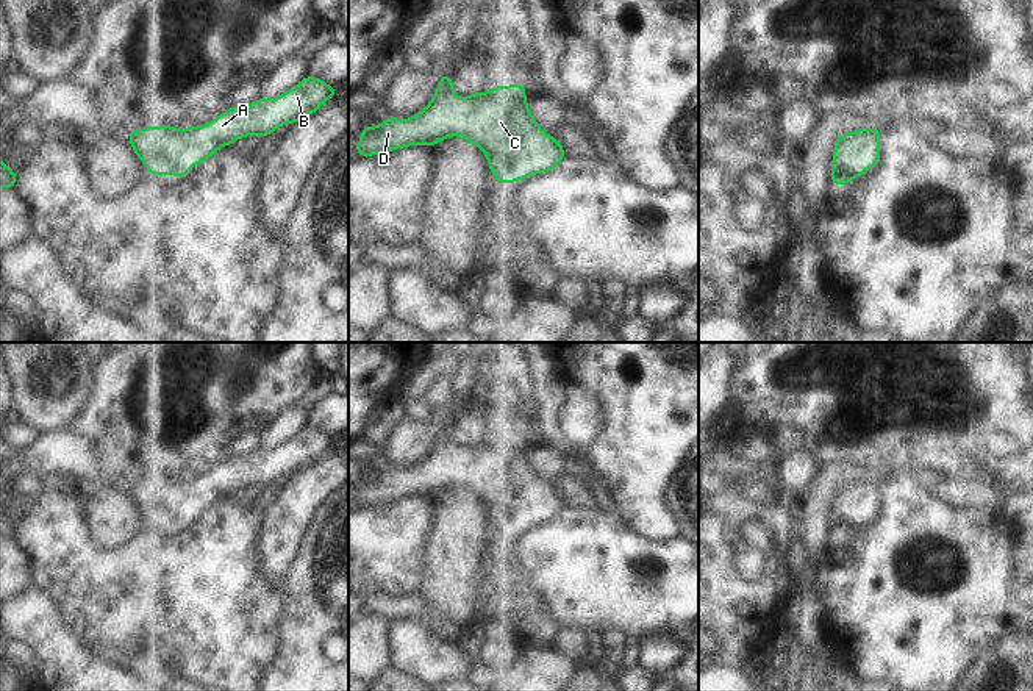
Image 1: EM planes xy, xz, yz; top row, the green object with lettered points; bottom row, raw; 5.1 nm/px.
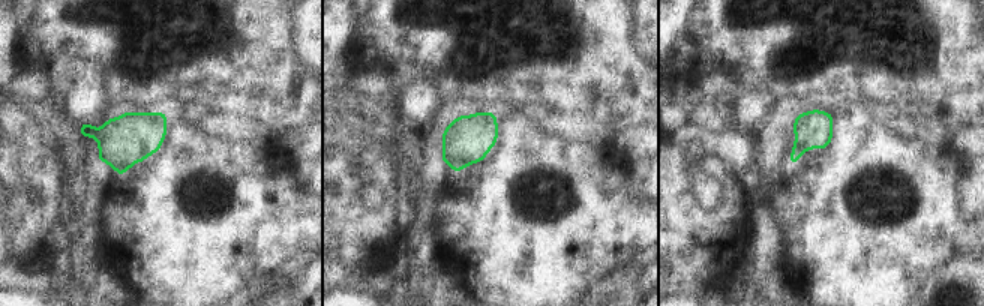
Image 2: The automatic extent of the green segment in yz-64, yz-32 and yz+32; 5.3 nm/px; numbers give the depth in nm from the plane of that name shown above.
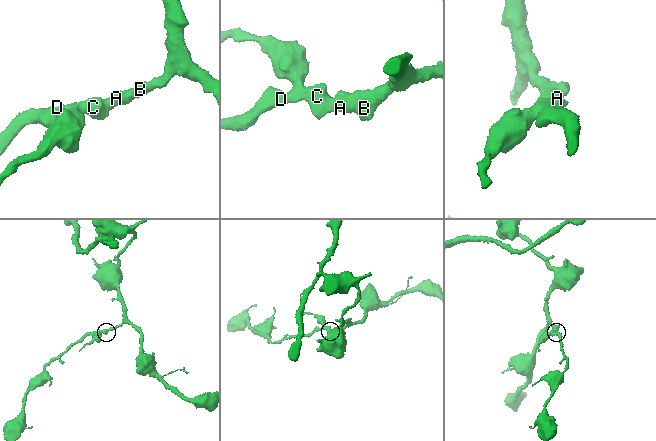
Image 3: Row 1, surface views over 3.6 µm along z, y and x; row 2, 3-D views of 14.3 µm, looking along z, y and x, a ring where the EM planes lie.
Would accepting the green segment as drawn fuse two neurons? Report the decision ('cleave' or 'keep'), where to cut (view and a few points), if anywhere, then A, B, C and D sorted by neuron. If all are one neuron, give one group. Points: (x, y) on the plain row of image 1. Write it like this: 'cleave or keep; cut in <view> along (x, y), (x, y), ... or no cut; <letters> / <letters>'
keep; no cut; A B C D

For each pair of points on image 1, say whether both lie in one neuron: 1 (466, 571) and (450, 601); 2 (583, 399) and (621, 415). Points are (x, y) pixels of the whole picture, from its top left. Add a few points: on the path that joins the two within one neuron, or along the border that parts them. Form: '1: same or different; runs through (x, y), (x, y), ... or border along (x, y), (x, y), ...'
1: same; runs through (458, 579), (450, 587), (450, 593)
2: different; border along (577, 383), (605, 413), (594, 444)

